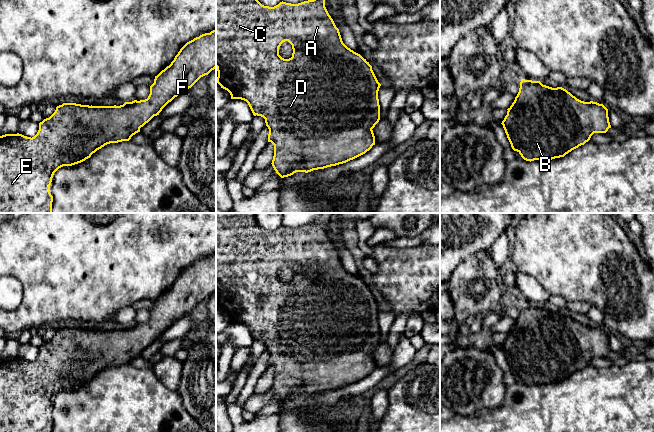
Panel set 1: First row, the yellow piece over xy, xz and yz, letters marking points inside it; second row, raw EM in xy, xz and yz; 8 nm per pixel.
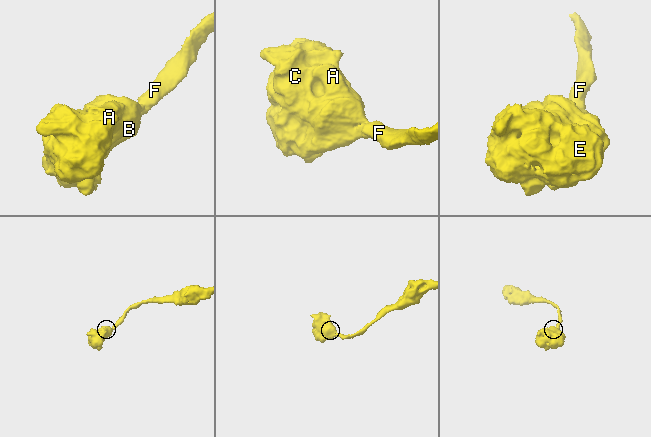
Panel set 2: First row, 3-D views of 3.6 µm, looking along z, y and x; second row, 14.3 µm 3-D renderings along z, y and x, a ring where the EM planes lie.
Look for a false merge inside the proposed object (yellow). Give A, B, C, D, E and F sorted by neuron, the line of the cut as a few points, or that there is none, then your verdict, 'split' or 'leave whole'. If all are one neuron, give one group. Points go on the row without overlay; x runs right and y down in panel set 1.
A B C D E F; no cut; leave whole

